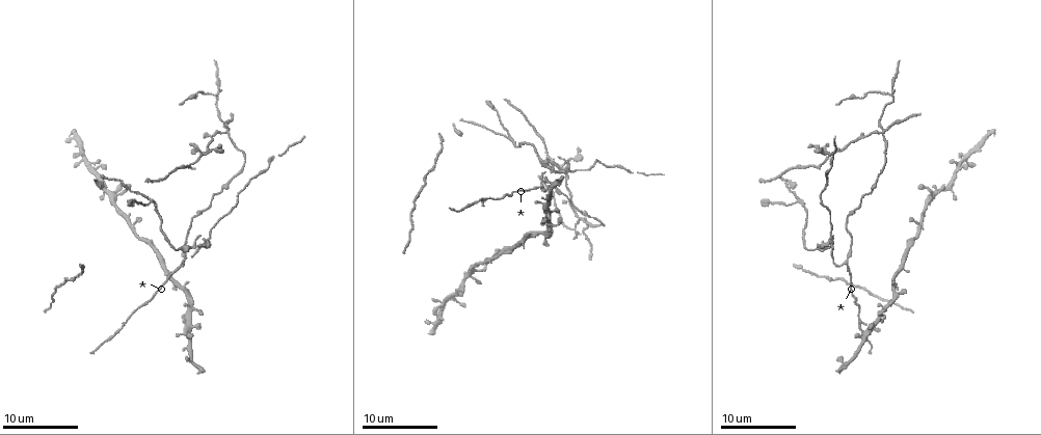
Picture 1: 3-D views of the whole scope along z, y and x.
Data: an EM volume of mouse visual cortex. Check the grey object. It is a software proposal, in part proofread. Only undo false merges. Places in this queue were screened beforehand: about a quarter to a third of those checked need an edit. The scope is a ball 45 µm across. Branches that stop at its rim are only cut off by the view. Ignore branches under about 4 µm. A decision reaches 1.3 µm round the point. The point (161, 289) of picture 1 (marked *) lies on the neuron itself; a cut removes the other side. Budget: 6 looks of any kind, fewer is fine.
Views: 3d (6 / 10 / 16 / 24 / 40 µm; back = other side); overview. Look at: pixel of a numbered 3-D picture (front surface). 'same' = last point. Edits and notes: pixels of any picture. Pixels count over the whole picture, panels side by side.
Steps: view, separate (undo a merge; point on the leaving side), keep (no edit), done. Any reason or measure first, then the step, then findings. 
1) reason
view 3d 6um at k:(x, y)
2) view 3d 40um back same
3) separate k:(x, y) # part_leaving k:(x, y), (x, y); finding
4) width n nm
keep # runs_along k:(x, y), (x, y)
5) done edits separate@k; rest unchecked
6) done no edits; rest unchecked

four-way junction
view 3d 10um at 1:(188, 310)

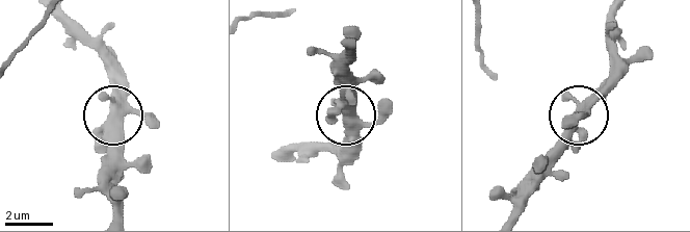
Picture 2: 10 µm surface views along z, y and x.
width 370 nm
keep # one neuron here

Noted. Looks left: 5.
view 3d 16um at 1:(892, 95)

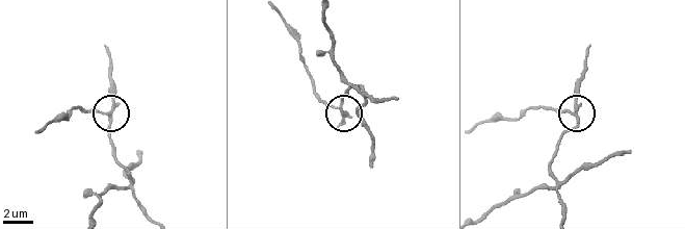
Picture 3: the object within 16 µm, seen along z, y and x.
arms 3
separate 3:(91, 110) # part_leaving 3:(111, 111), (75, 107), (68, 119), (49, 121), (35, 132); two neurons meet here

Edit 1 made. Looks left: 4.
four arms meet
view 3d 10um at 1:(582, 221)

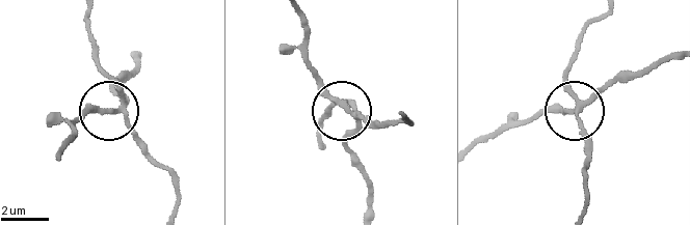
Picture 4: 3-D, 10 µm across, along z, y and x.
separate 4:(93, 112) # part_leaving 4:(122, 108), (91, 110), (63, 143); a second neuron is stuck on

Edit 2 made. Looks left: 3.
done edits separate@3, separate@4; rest unchecked

